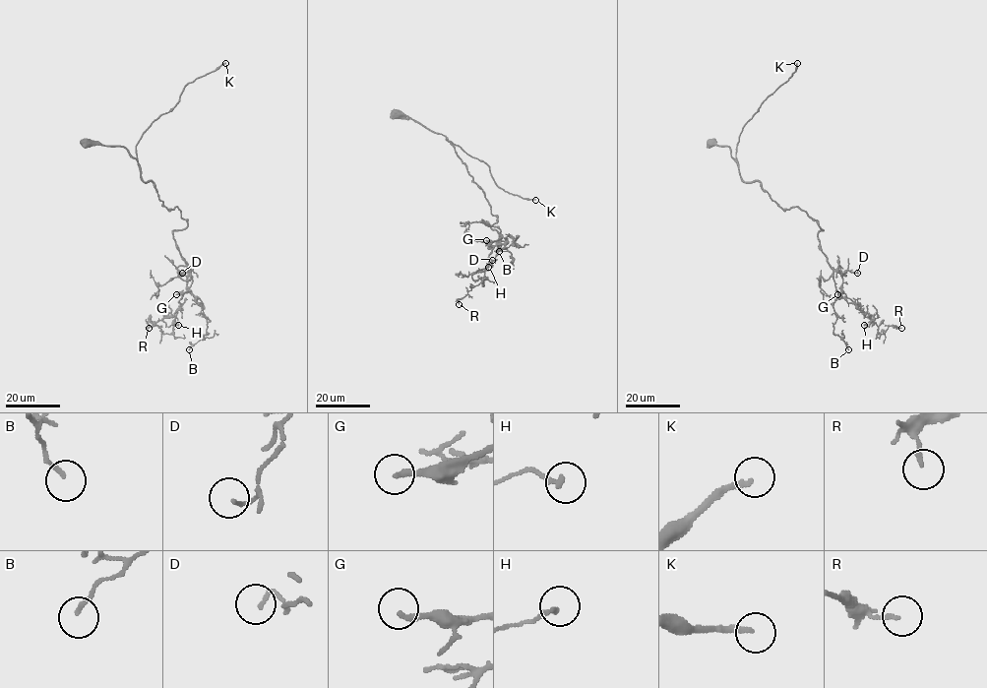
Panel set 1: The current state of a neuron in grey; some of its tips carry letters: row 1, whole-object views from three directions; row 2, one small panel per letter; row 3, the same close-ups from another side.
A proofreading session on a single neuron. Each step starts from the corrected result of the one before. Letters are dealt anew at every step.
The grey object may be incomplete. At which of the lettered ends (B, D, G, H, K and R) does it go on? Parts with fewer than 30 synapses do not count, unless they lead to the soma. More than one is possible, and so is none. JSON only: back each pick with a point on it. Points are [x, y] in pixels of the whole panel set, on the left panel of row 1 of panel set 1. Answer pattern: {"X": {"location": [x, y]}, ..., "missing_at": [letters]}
{"G": {"location": [176, 294]}, "K": {"location": [225, 63]}, "missing_at": ["G", "K"]}

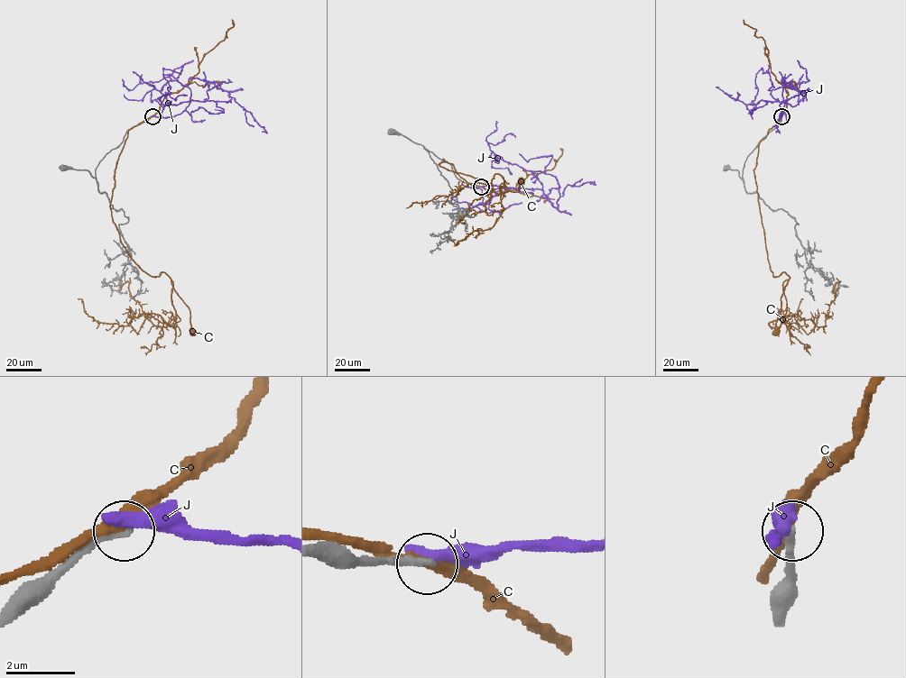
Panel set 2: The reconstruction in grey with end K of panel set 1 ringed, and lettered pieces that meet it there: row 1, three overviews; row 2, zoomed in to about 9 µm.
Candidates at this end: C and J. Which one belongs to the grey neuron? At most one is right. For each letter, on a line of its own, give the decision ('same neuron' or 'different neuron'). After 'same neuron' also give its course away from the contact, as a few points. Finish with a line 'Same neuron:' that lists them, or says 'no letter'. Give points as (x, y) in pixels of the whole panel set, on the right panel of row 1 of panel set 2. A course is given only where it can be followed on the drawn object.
C: different neuron
J: different neuron
Same neuron: no letter

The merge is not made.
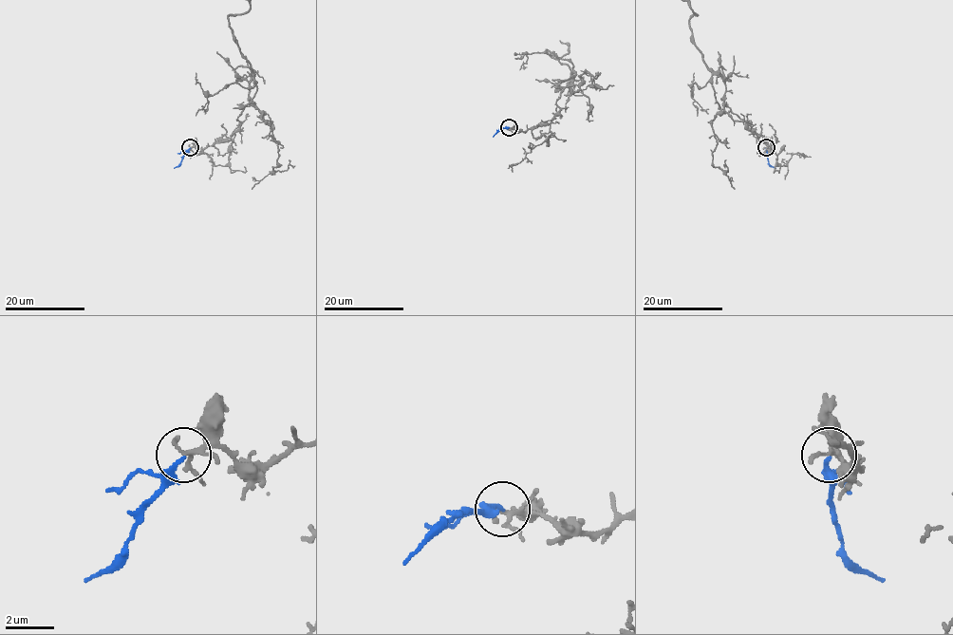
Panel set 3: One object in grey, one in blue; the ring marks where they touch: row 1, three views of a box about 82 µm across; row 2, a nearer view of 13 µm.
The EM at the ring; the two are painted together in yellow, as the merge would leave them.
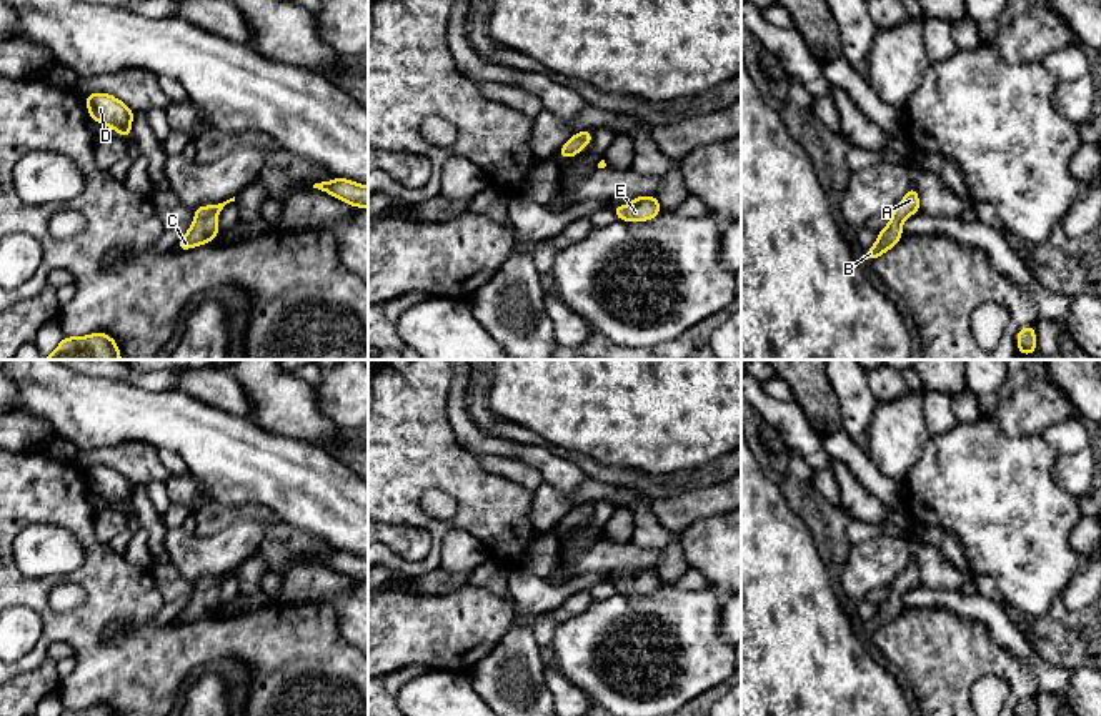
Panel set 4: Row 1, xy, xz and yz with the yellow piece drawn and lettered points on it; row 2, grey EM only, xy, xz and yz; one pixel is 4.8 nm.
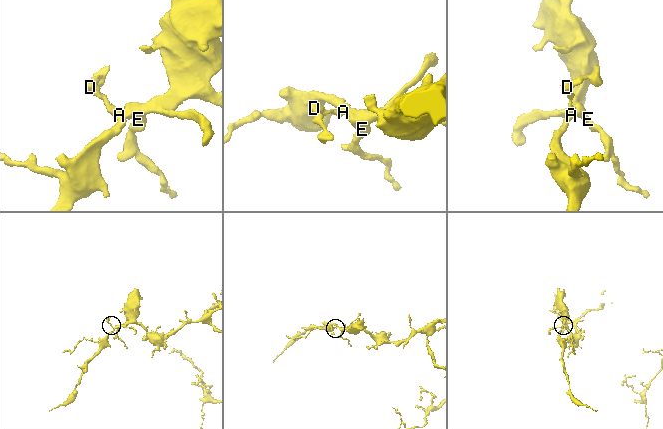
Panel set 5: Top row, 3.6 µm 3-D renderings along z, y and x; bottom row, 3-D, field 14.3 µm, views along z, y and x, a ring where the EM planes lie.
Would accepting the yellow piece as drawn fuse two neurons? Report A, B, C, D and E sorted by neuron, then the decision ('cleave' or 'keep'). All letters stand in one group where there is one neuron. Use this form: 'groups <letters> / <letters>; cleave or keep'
groups A B C D E; keep

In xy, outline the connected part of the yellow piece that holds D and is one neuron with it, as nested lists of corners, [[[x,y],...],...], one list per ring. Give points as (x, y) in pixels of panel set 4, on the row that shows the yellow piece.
[[[93,92],[83,97],[83,100],[92,122],[103,123],[110,130],[118,132],[122,138],[133,135],[132,122],[135,112],[120,98],[105,92]]]

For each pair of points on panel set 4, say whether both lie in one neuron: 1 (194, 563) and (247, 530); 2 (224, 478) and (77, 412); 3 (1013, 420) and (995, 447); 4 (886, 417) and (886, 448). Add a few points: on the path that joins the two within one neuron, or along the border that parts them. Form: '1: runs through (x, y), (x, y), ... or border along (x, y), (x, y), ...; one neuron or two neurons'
1: runs through (207, 558), (222, 553), (234, 543); one neuron
2: runs through (187, 442), (164, 418), (114, 413); one neuron
3: border along (990, 417), (1010, 435), (1040, 437); two neurons
4: runs through (886, 425), (886, 440); one neuron

